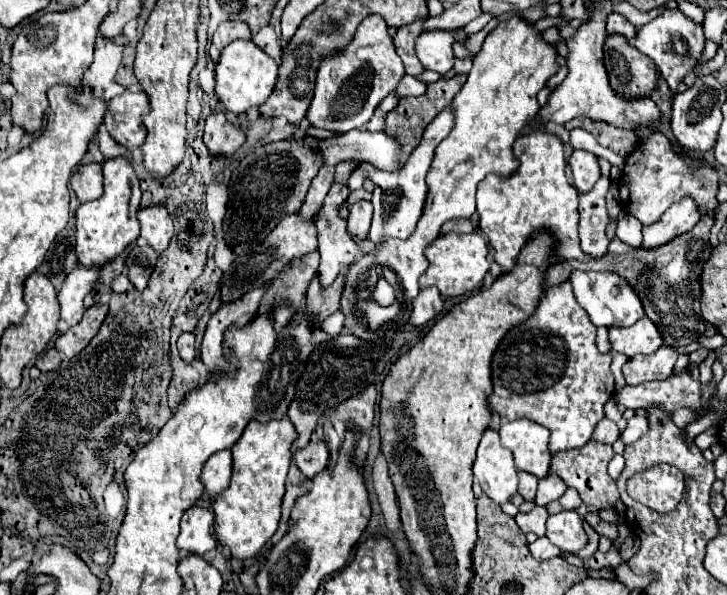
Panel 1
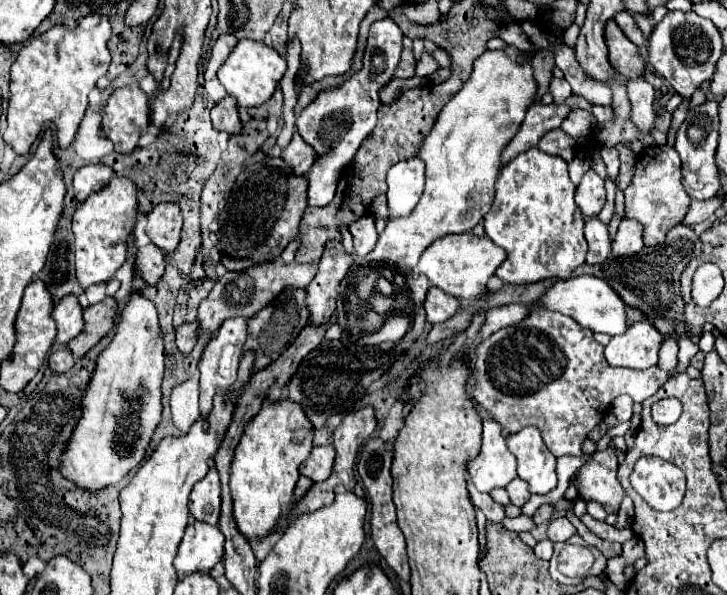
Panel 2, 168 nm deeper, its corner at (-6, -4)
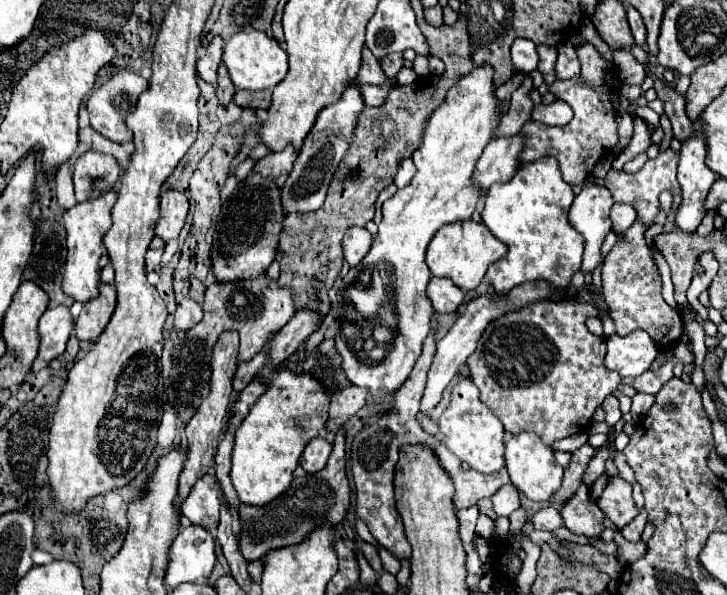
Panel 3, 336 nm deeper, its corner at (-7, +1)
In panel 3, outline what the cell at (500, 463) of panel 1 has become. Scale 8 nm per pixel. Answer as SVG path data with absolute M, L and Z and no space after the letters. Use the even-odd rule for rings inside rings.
M460 377L458 383L452 387L452 399L446 411L440 415L438 427L442 435L442 443L464 463L480 473L494 473L504 467L504 427L500 419L478 399L478 387L472 379Z

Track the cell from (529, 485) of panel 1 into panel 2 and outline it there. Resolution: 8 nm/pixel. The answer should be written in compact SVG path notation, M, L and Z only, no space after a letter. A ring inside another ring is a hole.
M515 478L515 480L507 486L507 492L509 492L509 496L511 496L511 504L515 504L515 506L523 506L523 504L527 504L527 500L531 498L529 484L523 482L521 478Z

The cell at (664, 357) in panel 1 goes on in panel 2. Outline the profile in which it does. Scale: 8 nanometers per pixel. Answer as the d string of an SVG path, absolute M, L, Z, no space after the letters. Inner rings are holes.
M533 306L519 324L501 328L477 346L469 394L507 432L513 434L525 426L537 426L545 446L557 458L581 458L585 456L583 442L587 434L603 420L603 414L619 394L629 394L633 400L643 402L671 376L673 370L659 366L644 370L611 366L591 328L583 328L561 312Z

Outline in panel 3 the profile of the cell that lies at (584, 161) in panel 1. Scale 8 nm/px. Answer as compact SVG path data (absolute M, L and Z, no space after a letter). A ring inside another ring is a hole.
M590 185L584 187L580 195L576 195L568 221L570 225L584 237L584 261L582 273L592 275L592 271L602 263L602 243L606 235L612 231L610 207L614 199L606 187Z

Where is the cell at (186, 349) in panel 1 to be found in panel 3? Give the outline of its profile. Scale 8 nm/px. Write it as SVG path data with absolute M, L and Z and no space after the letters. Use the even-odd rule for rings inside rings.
M184 299L178 303L174 313L174 329L182 331L186 327L194 327L200 319L202 319L202 307L192 299Z

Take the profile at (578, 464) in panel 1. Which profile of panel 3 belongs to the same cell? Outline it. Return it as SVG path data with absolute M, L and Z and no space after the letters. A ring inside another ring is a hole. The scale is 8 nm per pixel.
M610 477L604 493L598 497L598 507L618 527L626 527L636 515L638 507L632 499L632 485L620 477Z

